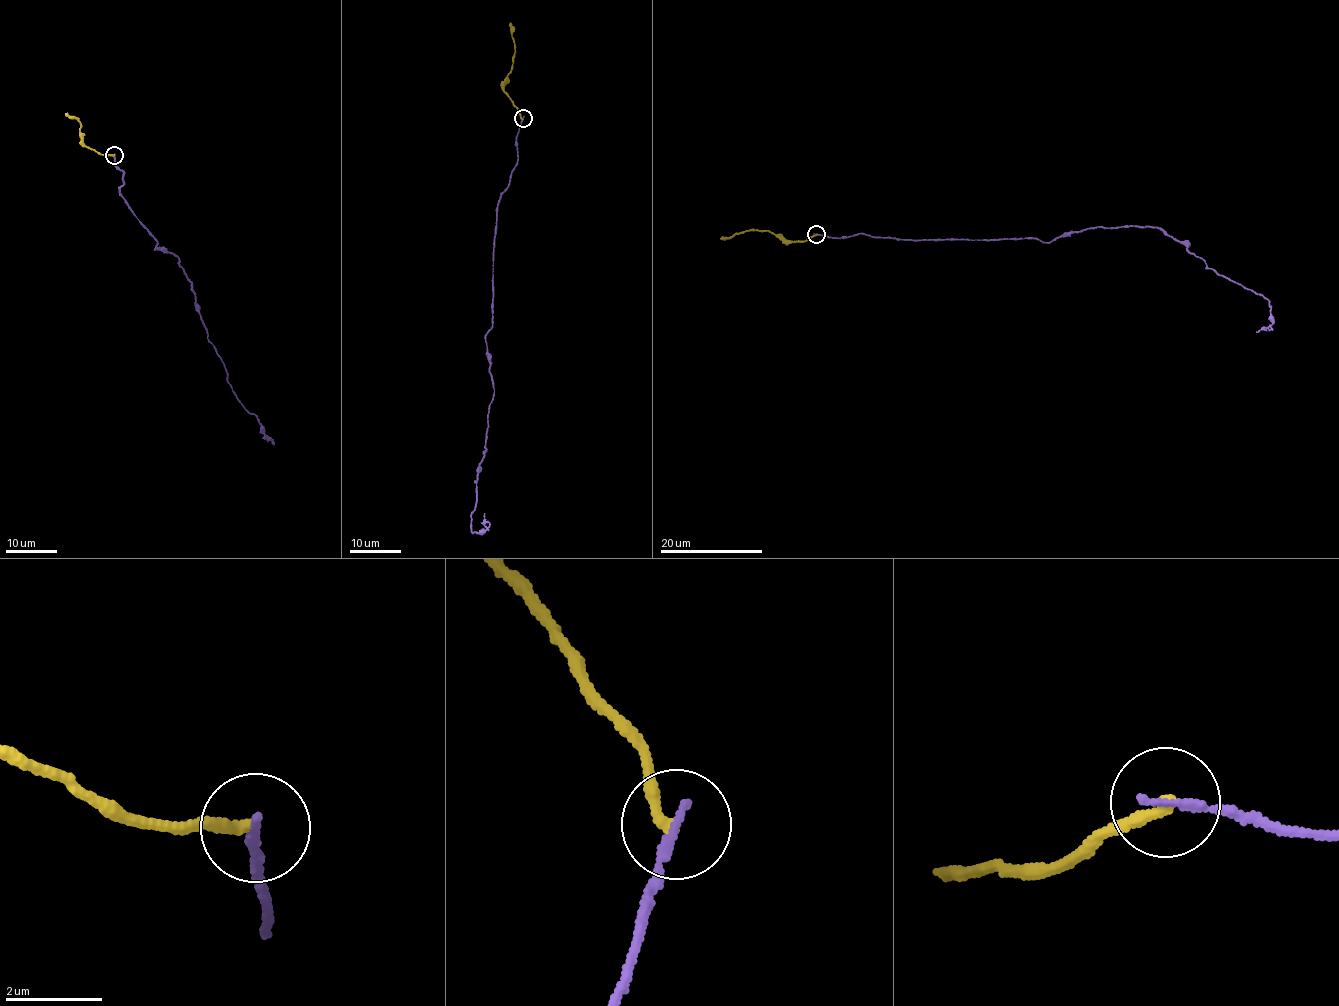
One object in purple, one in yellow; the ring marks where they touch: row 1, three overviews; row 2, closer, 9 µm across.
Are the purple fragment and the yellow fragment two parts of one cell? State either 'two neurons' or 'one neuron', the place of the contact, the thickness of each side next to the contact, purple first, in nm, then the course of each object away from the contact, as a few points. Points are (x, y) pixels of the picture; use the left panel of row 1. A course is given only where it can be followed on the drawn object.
two neurons; place (114, 155); calibres 180 and 240 nm; course purple (114, 155), (124, 173), (119, 192), (155, 239), (155, 249), (178, 256), (207, 339), (265, 439); course yellow (114, 155), (99, 153), (85, 145), (79, 120), (65, 113)

